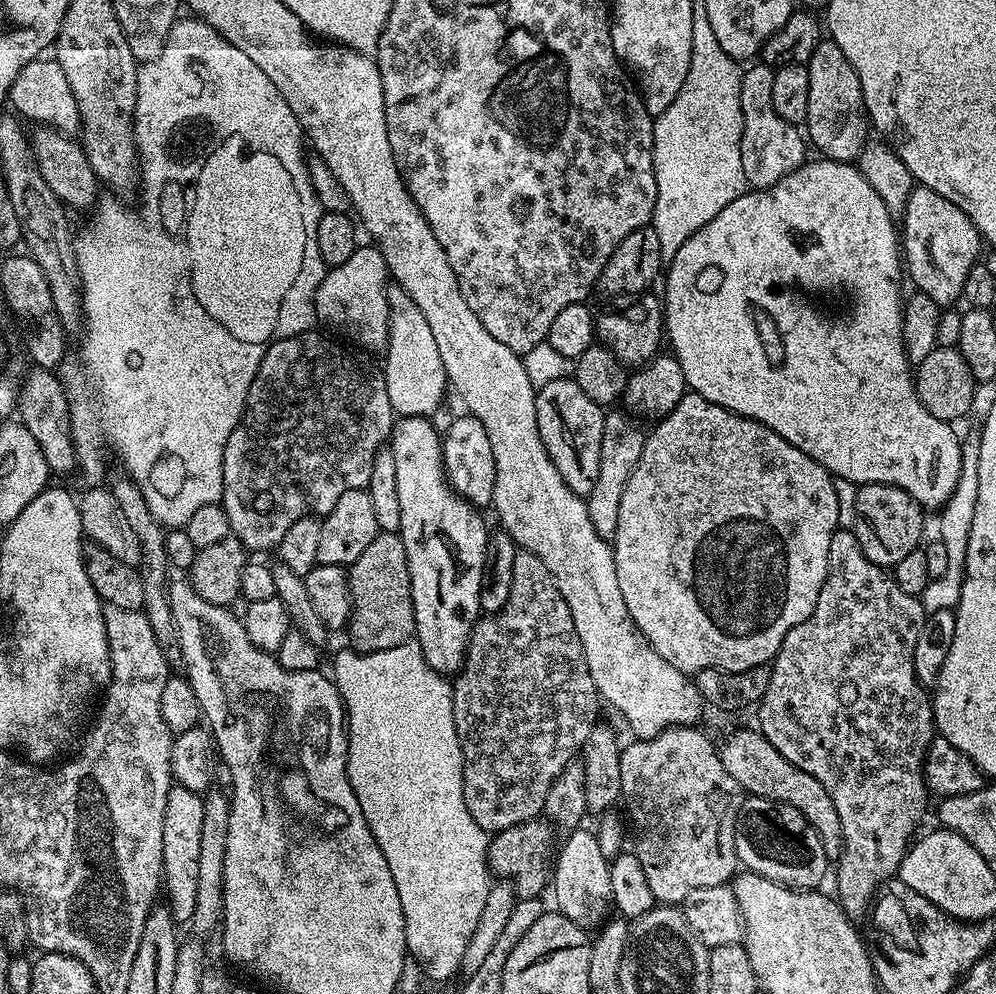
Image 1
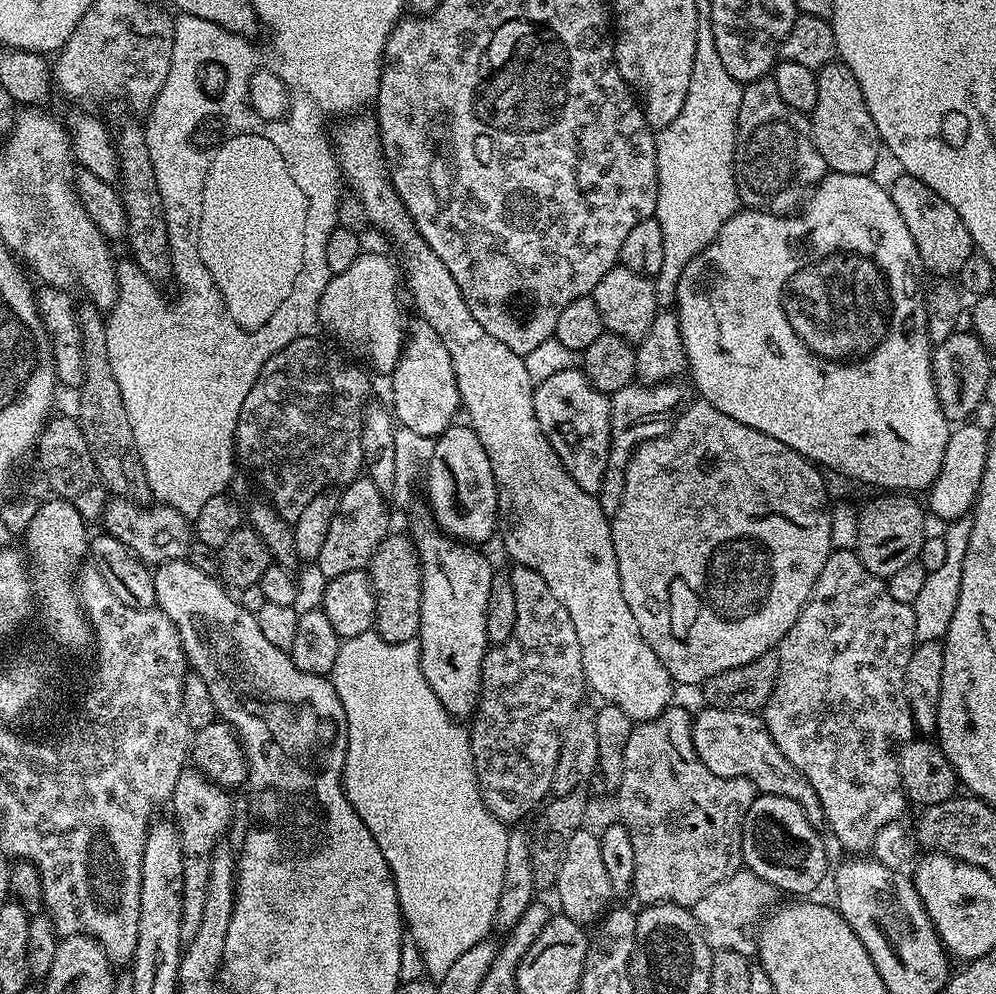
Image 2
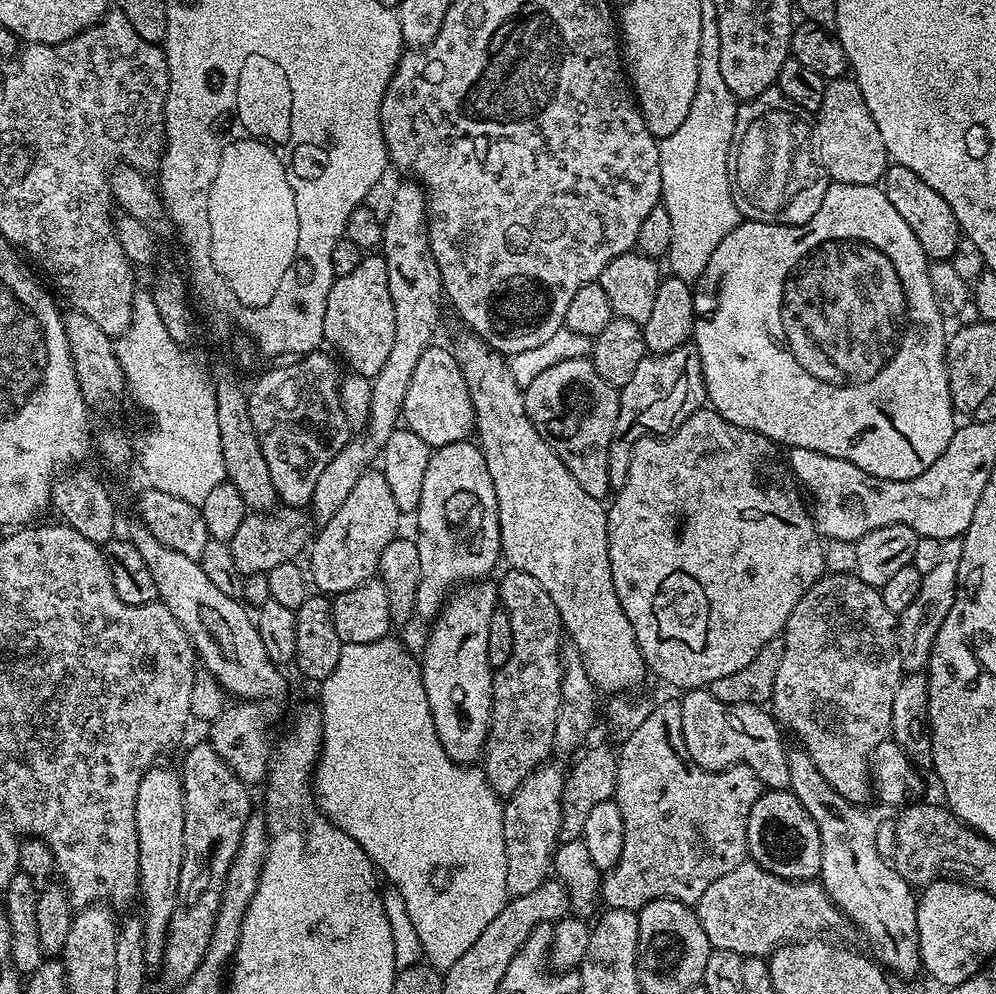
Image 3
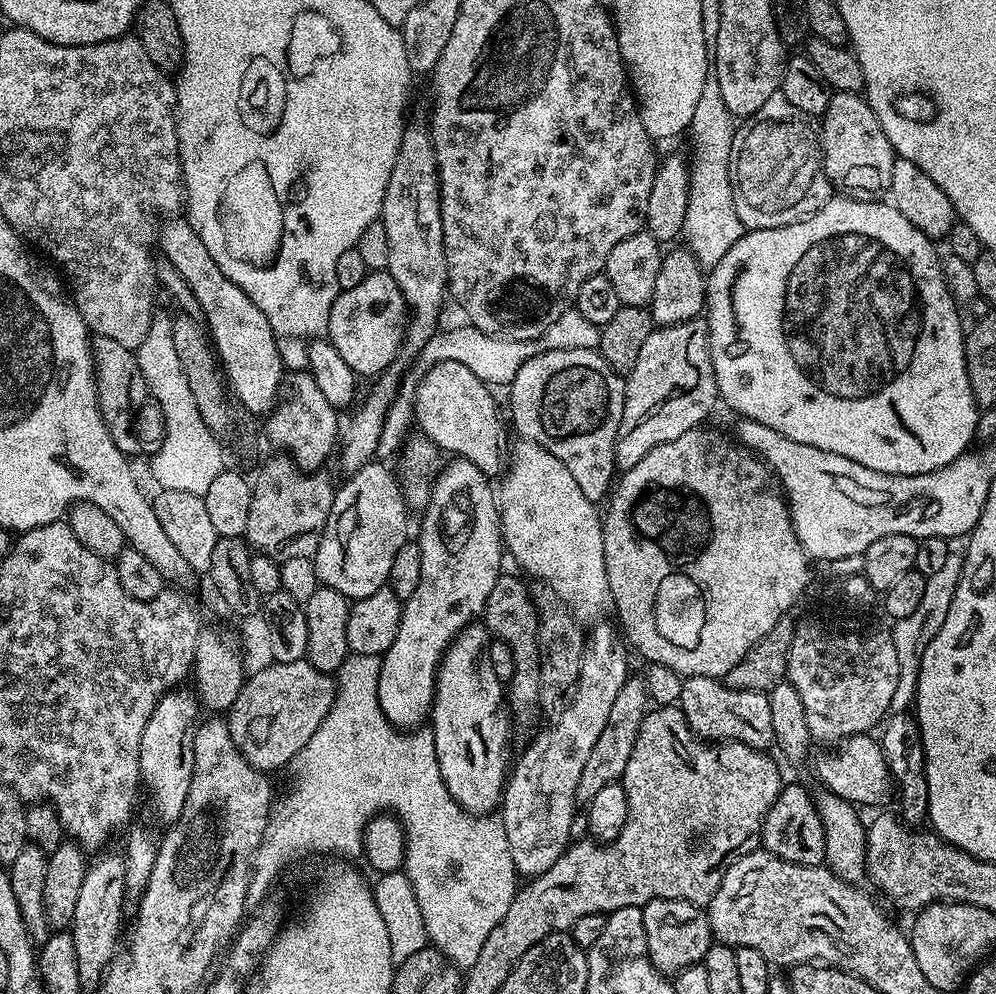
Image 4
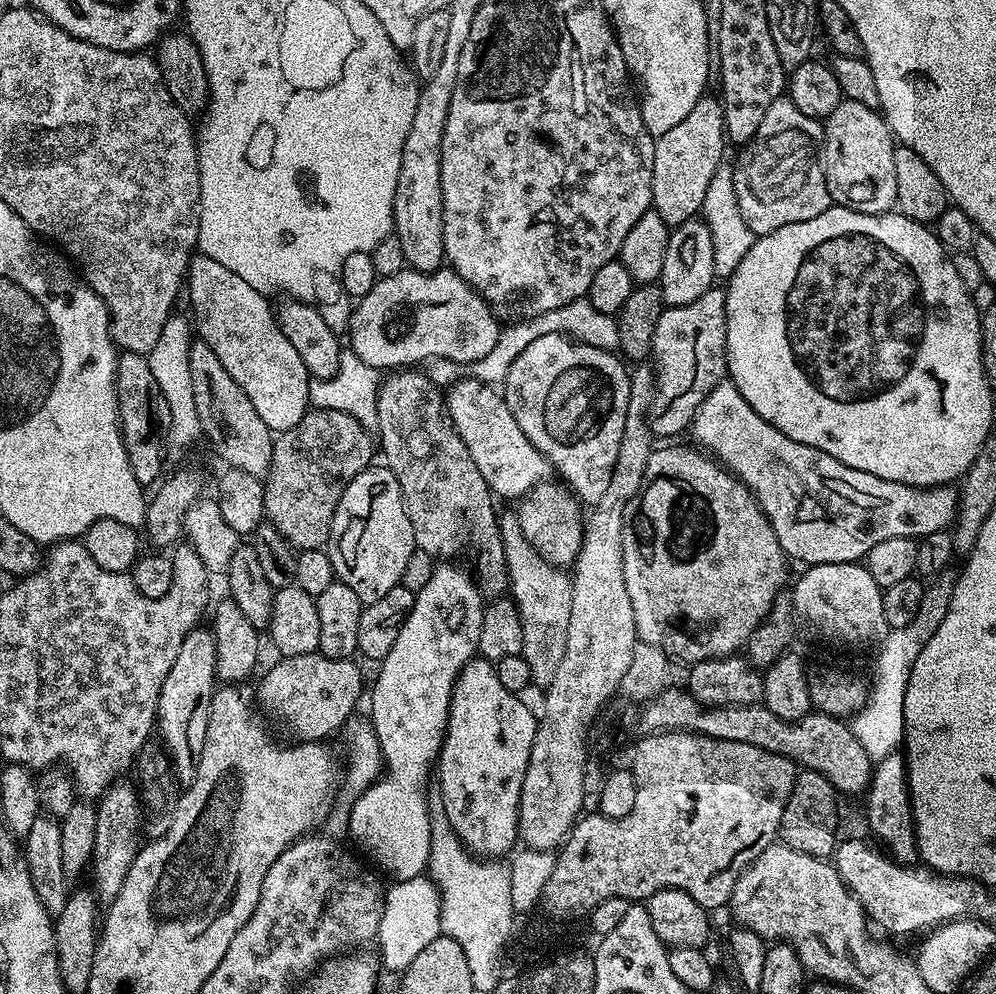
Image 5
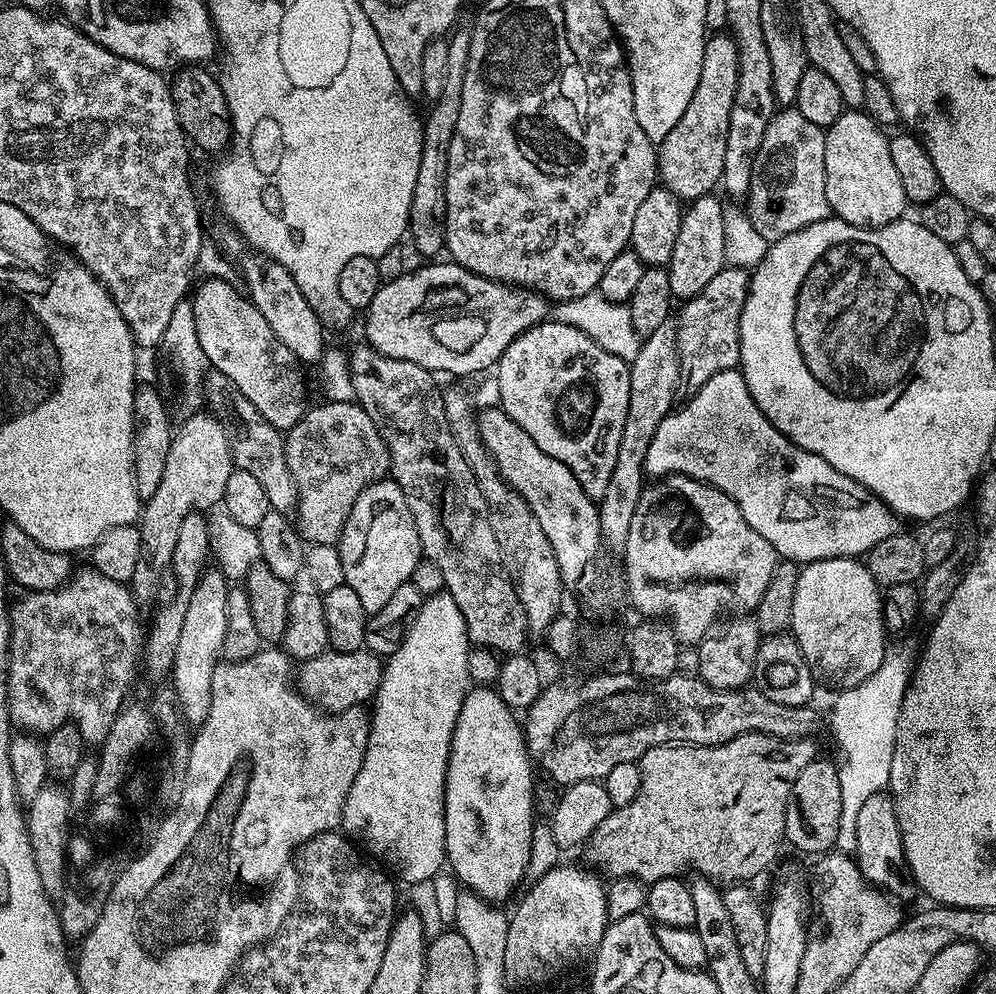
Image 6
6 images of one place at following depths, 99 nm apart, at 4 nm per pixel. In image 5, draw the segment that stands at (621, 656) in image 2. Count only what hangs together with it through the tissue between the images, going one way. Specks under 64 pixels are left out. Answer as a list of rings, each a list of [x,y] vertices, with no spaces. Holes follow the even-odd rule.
[[[552,483],[537,484],[519,501],[518,515],[522,534],[526,534],[526,542],[530,542],[534,550],[538,550],[538,554],[542,554],[542,558],[546,558],[551,564],[572,566],[575,565],[582,546],[585,517],[582,512],[580,516],[581,505],[571,491],[563,483]]]

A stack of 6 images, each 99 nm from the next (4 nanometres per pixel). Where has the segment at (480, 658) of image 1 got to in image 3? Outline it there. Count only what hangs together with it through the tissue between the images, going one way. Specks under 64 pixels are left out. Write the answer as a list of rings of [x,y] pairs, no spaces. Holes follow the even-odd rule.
[[[508,568],[505,573],[505,576],[498,580],[498,604],[510,618],[510,630],[514,630],[514,650],[510,650],[506,666],[495,669],[492,674],[492,721],[488,727],[488,741],[484,744],[482,757],[482,767],[488,785],[501,798],[511,796],[512,791],[535,768],[539,768],[553,755],[552,743],[560,709],[562,647],[562,625],[558,606],[554,606],[554,598],[550,598],[550,594],[542,590],[542,582],[538,582],[538,578],[530,578],[530,574],[517,568]]]

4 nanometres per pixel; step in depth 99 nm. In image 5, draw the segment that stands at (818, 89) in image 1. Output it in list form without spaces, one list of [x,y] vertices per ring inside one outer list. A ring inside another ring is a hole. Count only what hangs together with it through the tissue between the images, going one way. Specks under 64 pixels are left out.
[[[841,99],[823,125],[822,178],[832,204],[866,214],[893,211],[898,190],[894,174],[897,145],[883,115],[875,108],[862,106],[862,102]]]

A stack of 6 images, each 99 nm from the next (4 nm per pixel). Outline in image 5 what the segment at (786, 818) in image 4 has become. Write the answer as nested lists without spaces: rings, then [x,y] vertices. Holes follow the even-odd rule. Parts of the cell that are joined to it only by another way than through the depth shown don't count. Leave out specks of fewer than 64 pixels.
[[[801,771],[782,810],[779,839],[794,850],[802,850],[802,854],[821,858],[831,857],[836,851],[838,843],[836,827],[840,824],[840,816],[836,813],[836,799],[837,790],[826,777],[817,772]]]

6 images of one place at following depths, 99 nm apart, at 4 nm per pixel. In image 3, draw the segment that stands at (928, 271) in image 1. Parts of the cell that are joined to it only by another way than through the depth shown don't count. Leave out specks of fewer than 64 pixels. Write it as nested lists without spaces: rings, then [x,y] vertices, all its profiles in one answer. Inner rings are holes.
[[[889,163],[884,172],[882,187],[886,198],[890,198],[894,205],[894,210],[898,210],[906,226],[914,230],[914,238],[918,238],[918,246],[922,246],[929,261],[951,261],[962,233],[958,218],[954,218],[954,210],[950,210],[946,198],[942,198],[942,194],[936,193],[931,186],[926,186],[926,182],[922,182],[914,170],[906,170],[906,166],[901,164]]]

